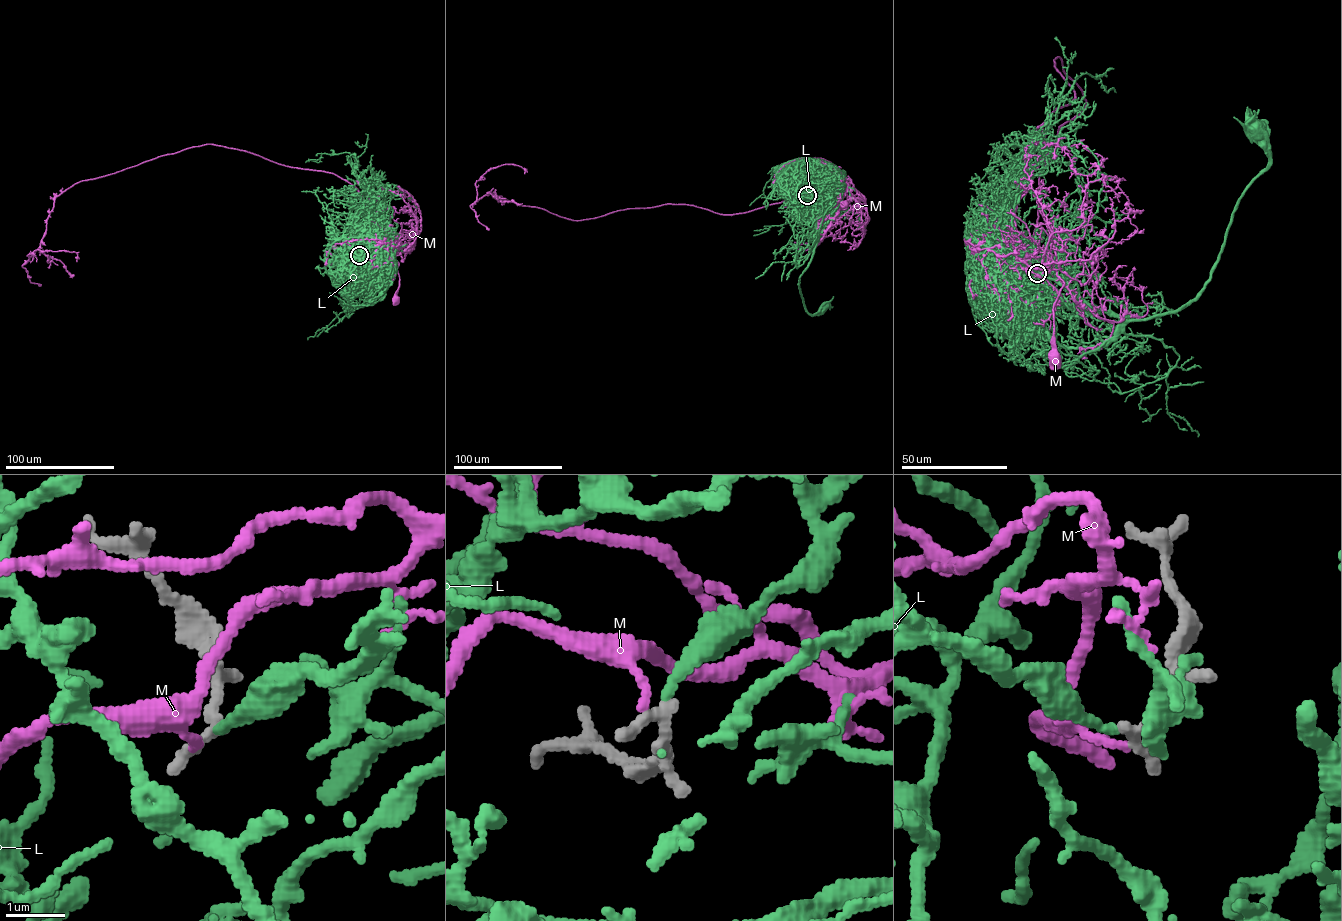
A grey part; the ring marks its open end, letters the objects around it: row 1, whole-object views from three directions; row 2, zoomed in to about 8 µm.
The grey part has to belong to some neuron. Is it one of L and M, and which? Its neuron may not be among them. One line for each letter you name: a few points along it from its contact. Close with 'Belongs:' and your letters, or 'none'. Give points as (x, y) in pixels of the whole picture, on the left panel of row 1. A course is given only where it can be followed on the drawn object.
L: it runs (359, 255), (376, 249), (385, 264), (370, 279), (351, 267), (354, 212), (376, 181)
Belongs: L

